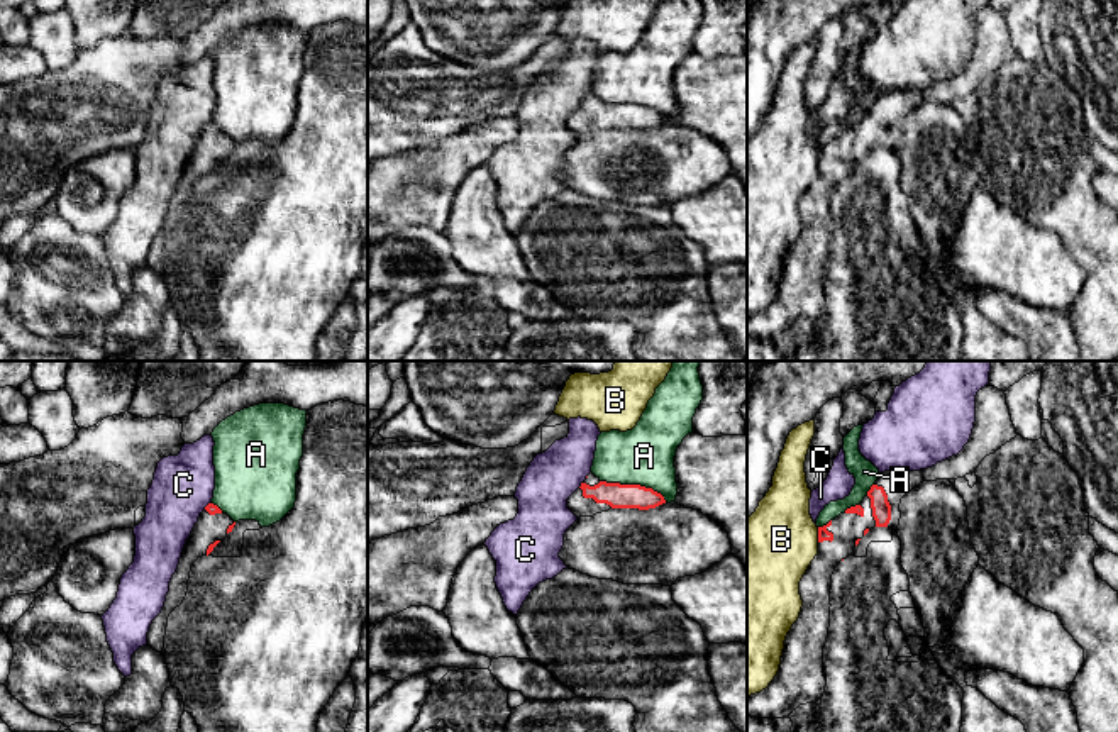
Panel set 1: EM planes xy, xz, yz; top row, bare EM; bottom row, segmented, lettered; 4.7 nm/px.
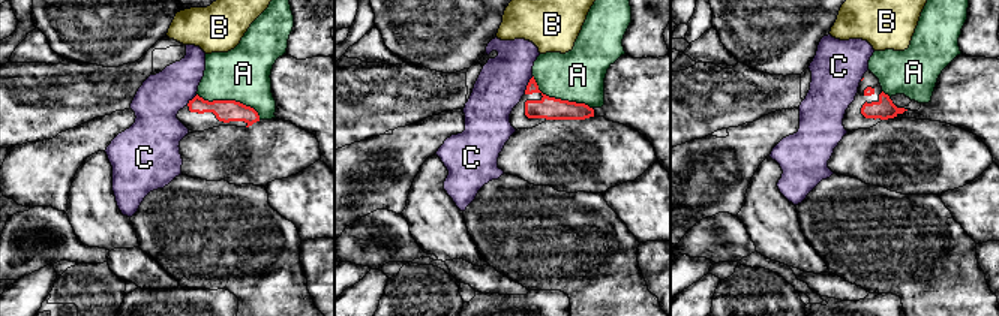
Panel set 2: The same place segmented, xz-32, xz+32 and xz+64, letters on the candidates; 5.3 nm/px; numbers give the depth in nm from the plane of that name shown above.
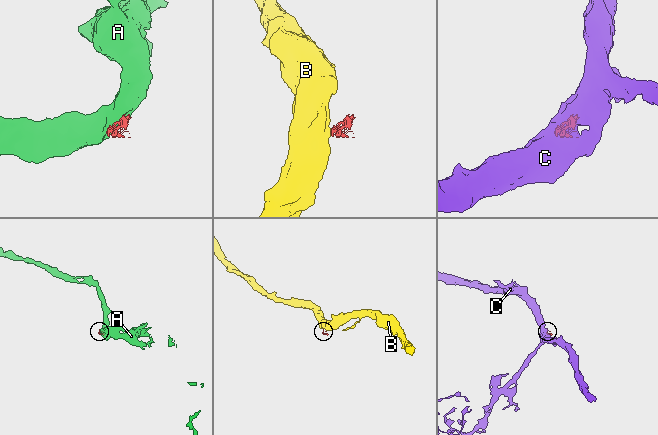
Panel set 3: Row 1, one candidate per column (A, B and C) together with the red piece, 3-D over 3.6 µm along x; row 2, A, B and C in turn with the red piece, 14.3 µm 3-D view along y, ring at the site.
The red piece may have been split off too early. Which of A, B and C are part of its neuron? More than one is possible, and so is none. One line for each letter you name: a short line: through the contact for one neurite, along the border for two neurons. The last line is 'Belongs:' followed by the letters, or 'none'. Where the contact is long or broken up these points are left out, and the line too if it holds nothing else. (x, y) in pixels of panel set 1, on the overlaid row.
Belongs: none

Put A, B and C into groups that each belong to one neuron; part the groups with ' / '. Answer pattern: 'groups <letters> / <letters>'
groups A / B / C

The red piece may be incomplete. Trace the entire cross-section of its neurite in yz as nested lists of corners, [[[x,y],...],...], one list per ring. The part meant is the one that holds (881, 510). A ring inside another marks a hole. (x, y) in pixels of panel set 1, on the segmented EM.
[[[991,385],[976,395],[976,422],[964,449],[920,471],[879,473],[864,500],[818,527],[818,554],[800,581],[803,607],[786,635],[779,671],[766,690],[747,696],[747,717],[783,718],[800,705],[818,702],[827,686],[823,647],[830,627],[832,574],[874,527],[898,530],[901,498],[923,481],[957,480],[1015,439],[1006,395]]]

